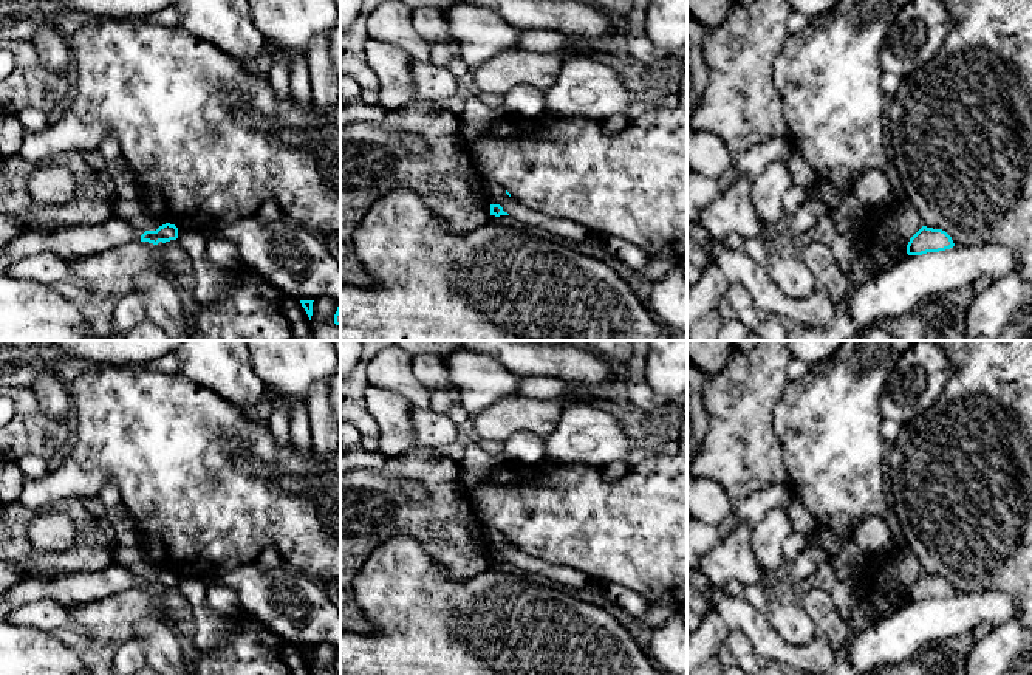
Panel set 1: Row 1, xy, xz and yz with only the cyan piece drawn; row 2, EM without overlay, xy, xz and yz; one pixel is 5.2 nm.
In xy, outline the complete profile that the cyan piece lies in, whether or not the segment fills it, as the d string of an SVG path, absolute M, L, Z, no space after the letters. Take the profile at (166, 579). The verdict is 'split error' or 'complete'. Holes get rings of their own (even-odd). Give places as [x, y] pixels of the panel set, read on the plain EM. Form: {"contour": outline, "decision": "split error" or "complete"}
{"contour": "M114 560L101 571L62 574L56 579L28 576L0 594L0 621L9 610L43 598L51 598L63 605L80 605L132 588L158 591L176 585L178 574L175 571L166 570L156 577L144 579Z", "decision": "split error"}

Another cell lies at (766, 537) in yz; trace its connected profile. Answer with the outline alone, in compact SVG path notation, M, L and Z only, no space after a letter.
M775 508L750 528L750 542L760 568L767 576L778 576L784 554L781 543L792 531L788 509Z

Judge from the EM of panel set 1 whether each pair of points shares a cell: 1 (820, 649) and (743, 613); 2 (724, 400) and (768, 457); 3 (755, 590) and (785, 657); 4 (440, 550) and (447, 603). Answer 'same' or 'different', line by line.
1: same
2: same
3: different
4: different

